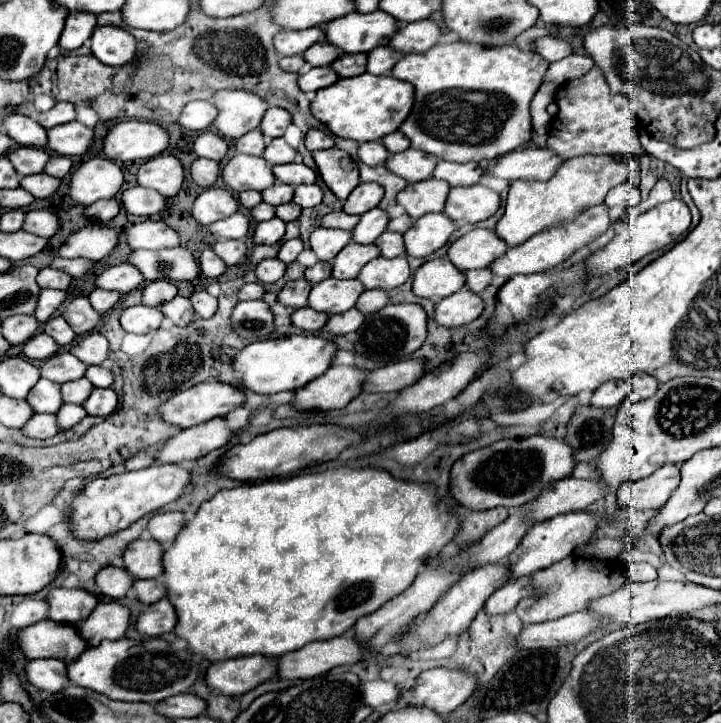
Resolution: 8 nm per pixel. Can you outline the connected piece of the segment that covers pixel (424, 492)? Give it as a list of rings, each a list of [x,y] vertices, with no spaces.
[[[334,468],[326,472],[312,472],[312,474],[298,474],[282,480],[260,482],[260,484],[242,484],[232,490],[220,490],[214,498],[206,500],[196,516],[182,528],[174,546],[164,552],[164,582],[168,588],[168,600],[174,604],[178,614],[178,624],[174,632],[178,638],[188,642],[192,652],[204,654],[212,662],[236,658],[236,656],[250,656],[250,654],[264,654],[264,656],[282,656],[284,652],[298,650],[314,640],[328,640],[334,636],[342,636],[348,632],[358,618],[376,612],[382,604],[390,598],[404,592],[414,578],[418,576],[420,568],[426,560],[438,556],[446,544],[454,540],[460,530],[460,518],[450,510],[438,508],[438,492],[434,484],[418,484],[418,482],[404,482],[390,476],[390,472],[382,468]]]

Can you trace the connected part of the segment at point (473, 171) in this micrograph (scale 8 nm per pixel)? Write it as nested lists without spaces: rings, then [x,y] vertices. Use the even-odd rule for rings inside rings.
[[[438,162],[434,176],[438,180],[446,180],[450,186],[474,186],[476,182],[480,182],[484,170],[476,164],[476,162],[466,162],[466,164],[458,164],[458,162]]]

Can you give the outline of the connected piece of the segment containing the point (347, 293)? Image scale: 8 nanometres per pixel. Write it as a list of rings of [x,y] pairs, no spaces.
[[[328,278],[312,286],[308,306],[312,306],[318,312],[326,312],[326,314],[346,312],[356,304],[362,292],[364,292],[364,286],[360,284],[358,278],[354,280]]]

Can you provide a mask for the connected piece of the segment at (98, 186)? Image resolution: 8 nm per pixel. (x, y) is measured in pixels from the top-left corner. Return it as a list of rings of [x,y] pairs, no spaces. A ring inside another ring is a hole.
[[[92,158],[84,162],[70,180],[70,196],[82,206],[96,200],[112,198],[122,186],[122,170],[106,158]]]

